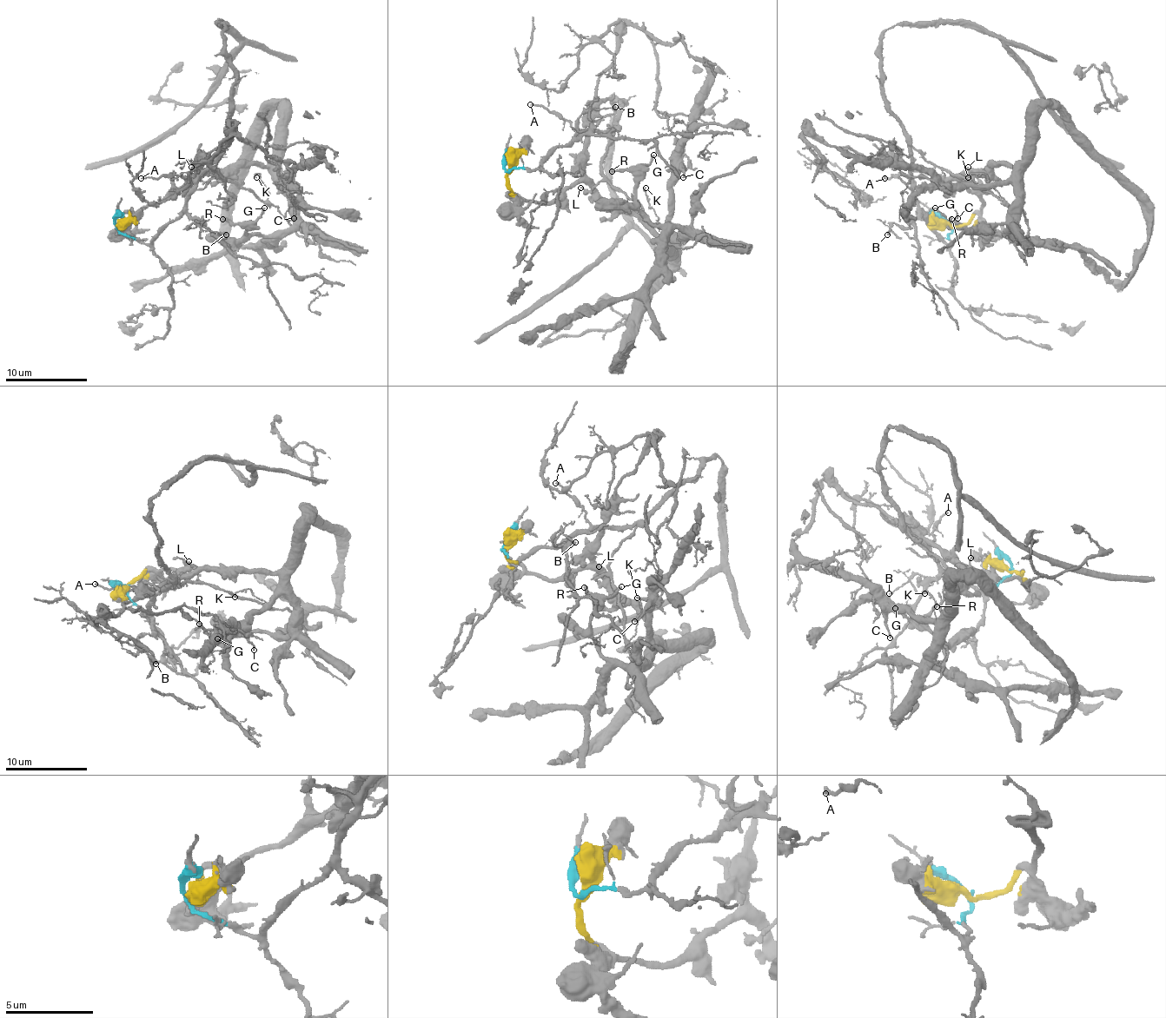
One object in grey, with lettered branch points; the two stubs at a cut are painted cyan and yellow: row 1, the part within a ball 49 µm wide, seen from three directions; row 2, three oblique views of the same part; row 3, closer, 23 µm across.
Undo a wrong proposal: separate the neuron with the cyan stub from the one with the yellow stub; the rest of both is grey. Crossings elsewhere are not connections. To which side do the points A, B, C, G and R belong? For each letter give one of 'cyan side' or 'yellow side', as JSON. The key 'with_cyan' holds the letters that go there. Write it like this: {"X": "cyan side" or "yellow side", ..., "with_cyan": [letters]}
{"A": "cyan side", "B": "cyan side", "C": "yellow side", "G": "yellow side", "R": "yellow side", "with_cyan": ["A", "B"]}

